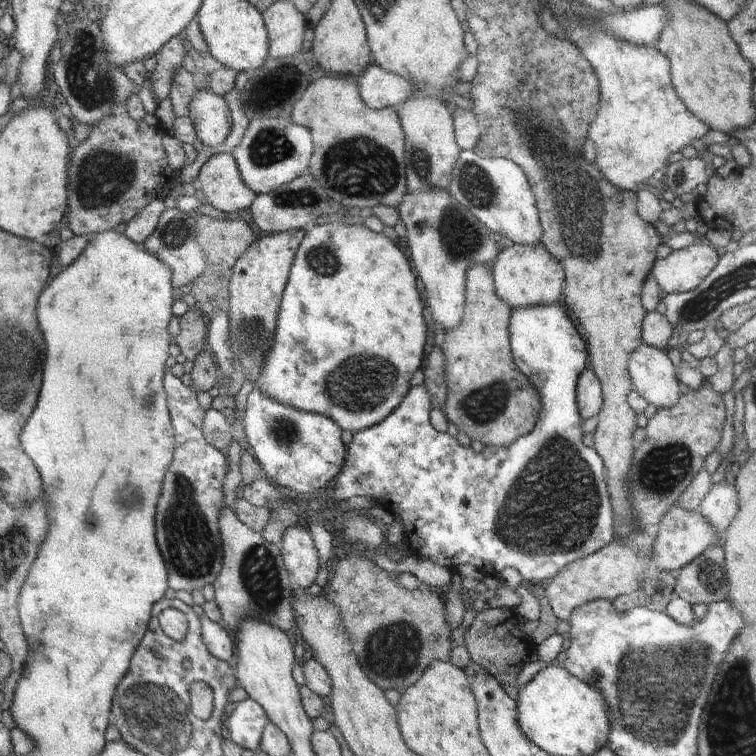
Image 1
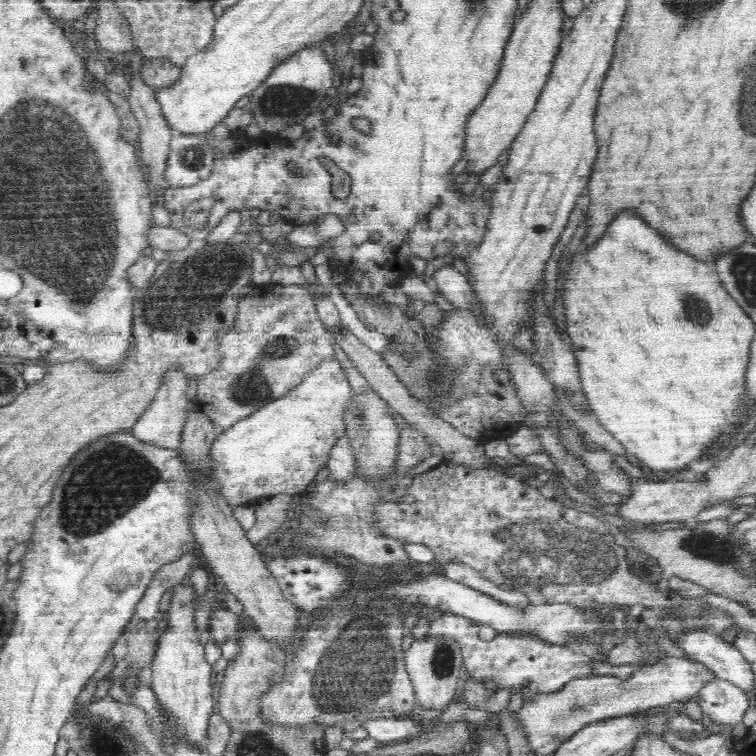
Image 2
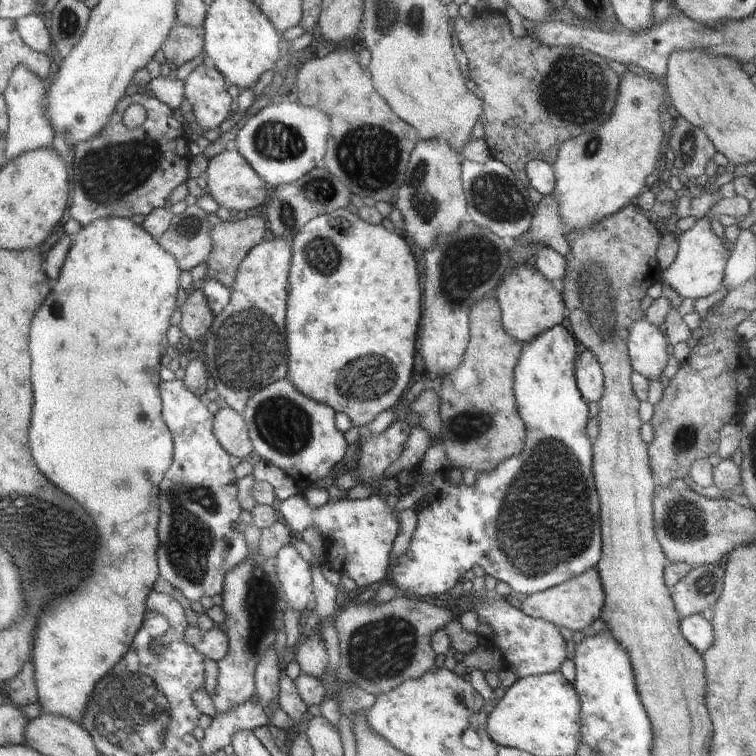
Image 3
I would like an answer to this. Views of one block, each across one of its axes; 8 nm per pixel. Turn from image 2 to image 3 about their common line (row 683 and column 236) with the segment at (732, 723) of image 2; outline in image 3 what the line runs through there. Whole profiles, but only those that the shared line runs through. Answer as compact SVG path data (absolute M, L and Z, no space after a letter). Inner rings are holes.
M247 701L240 704L237 708L234 708L227 714L216 714L216 716L212 718L212 724L210 724L210 726L204 730L204 738L200 740L200 745L202 745L203 748L203 754L211 755L220 749L229 750L232 736L237 731L242 731L245 729L253 731L255 728L260 729L261 726L268 727L269 724L269 716L259 702Z

